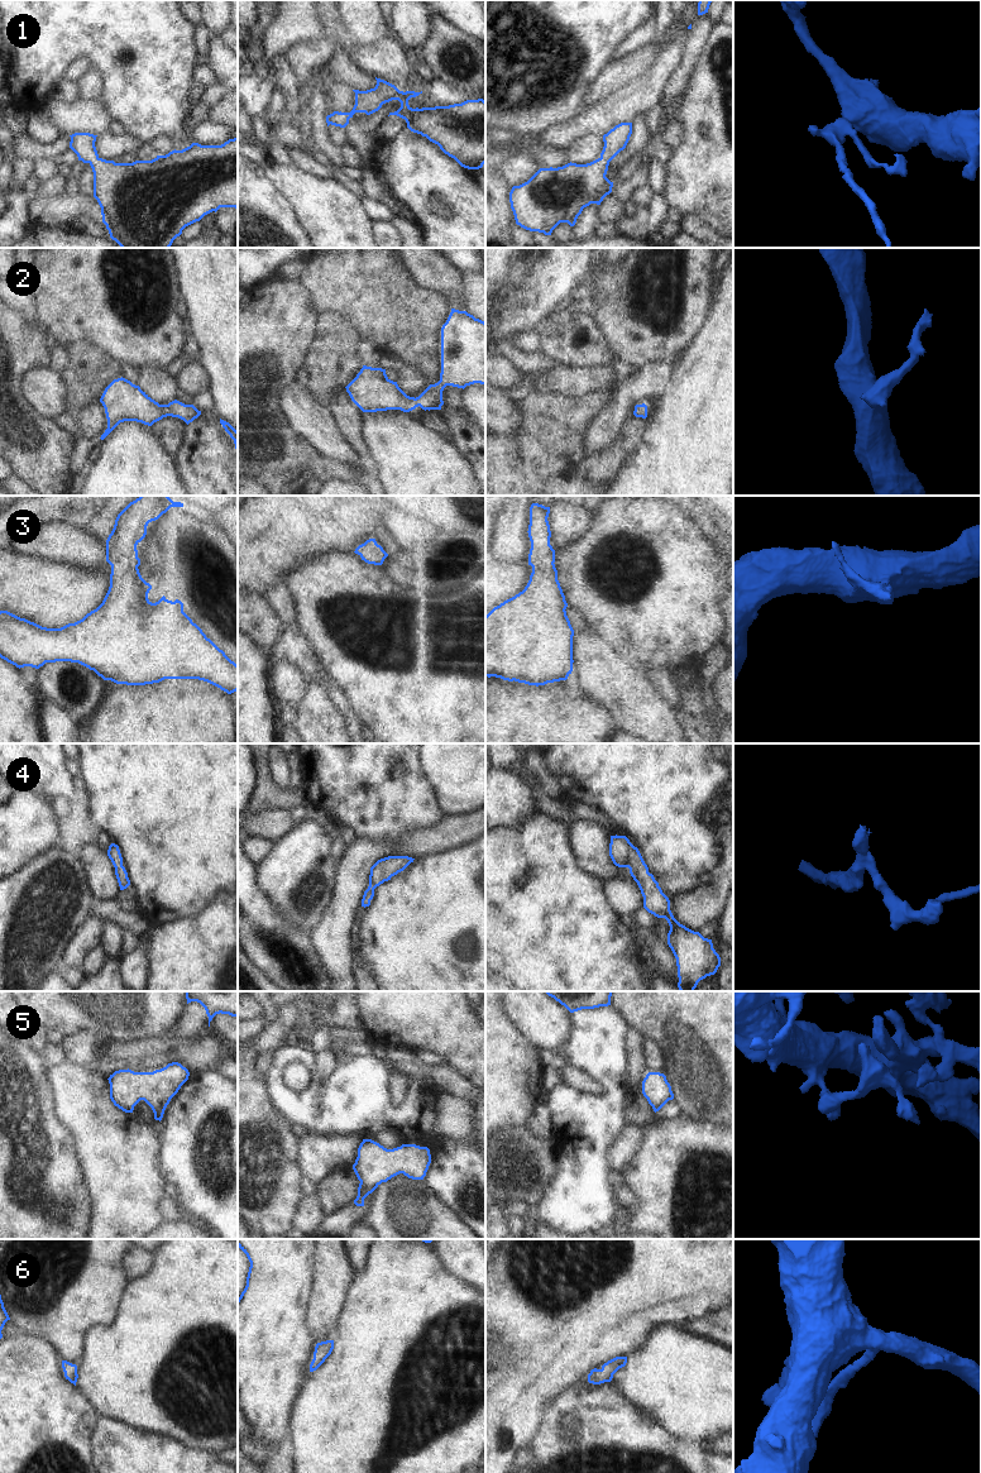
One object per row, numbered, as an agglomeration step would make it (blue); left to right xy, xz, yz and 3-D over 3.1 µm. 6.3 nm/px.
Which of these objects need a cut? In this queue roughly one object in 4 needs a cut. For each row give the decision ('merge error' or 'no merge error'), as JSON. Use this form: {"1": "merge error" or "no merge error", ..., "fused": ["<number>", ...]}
{"1": "no merge error", "2": "no merge error", "3": "no merge error", "4": "no merge error", "5": "no merge error", "6": "no merge error", "fused": []}

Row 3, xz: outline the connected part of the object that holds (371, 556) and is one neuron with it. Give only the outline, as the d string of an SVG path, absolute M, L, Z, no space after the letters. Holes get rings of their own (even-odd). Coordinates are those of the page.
M375 539L367 540L364 544L359 545L354 553L365 563L374 565L382 565L388 556L383 547L377 544Z

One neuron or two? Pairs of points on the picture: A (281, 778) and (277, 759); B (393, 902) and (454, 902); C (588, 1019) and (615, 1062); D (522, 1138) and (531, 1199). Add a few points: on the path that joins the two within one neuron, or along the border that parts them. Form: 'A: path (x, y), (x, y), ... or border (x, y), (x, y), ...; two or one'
A: path (281, 773), (278, 764); one
B: path (408, 902), (439, 902); one
C: path (594, 1029), (598, 1033), (598, 1046), (604, 1052); one
D: path (522, 1153), (522, 1175), (527, 1184); one

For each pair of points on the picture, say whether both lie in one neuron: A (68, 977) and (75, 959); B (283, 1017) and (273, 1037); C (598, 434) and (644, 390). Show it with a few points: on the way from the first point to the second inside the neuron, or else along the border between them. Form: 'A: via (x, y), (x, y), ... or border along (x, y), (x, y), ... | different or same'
A: border along (61, 964), (80, 971) | different
B: via (283, 1022), (276, 1032) | same
C: via (608, 421), (631, 397) | same

